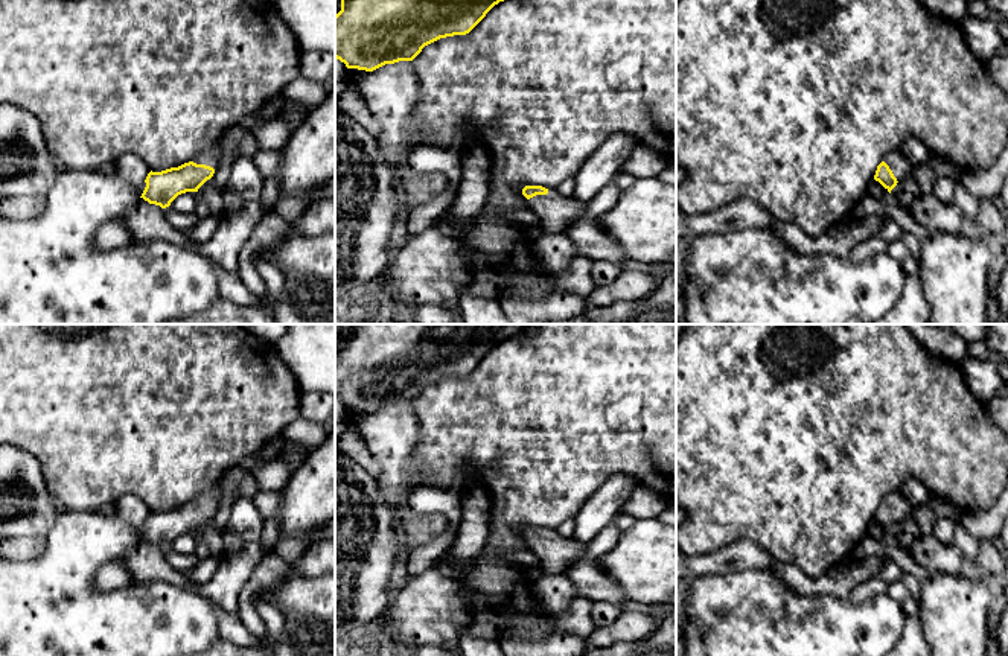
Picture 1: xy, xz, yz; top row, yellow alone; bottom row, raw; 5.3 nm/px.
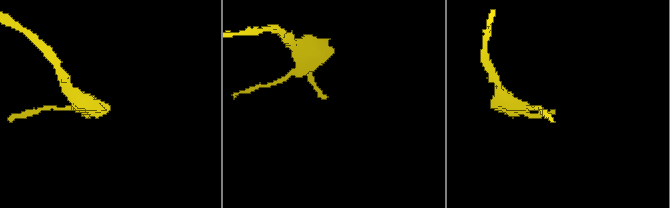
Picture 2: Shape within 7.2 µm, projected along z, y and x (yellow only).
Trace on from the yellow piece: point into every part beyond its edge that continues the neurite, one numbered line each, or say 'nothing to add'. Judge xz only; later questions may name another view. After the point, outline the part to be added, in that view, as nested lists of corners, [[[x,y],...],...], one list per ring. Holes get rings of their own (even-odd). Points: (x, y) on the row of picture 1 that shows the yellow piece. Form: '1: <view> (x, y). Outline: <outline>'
1: xz (556, 212). Outline: [[[556,190],[527,199],[527,209],[539,216],[537,227],[525,227],[525,233],[534,242],[542,234],[566,231],[571,224],[586,215],[588,204],[577,201],[573,195],[563,196]]]

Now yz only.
1: yz (925, 177). Outline: [[[903,151],[889,152],[883,161],[889,166],[898,183],[906,177],[912,177],[921,193],[932,192],[936,175],[927,161],[914,166],[908,161]]]

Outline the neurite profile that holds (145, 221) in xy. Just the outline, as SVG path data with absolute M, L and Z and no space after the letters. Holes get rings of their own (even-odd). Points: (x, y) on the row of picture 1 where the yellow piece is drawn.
M143 198L119 218L131 234L131 242L163 240L183 248L196 250L198 242L169 224L160 205Z

